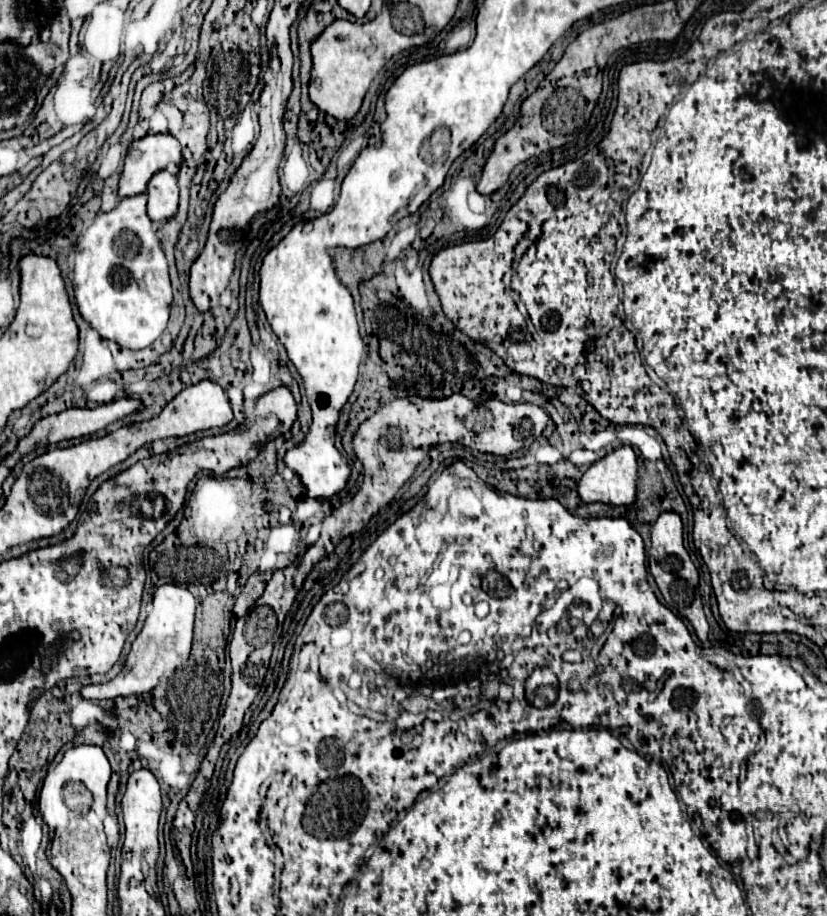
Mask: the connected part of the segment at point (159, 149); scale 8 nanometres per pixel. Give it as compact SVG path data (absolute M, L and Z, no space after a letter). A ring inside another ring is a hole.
M157 133L145 135L131 143L139 153L127 153L125 167L119 179L119 195L131 197L145 193L147 179L159 169L165 169L169 163L179 165L181 147L173 135Z

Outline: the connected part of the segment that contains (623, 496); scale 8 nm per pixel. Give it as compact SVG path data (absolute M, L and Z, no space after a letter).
M619 447L593 463L579 481L585 503L599 499L609 505L631 505L637 499L637 457L631 447Z

